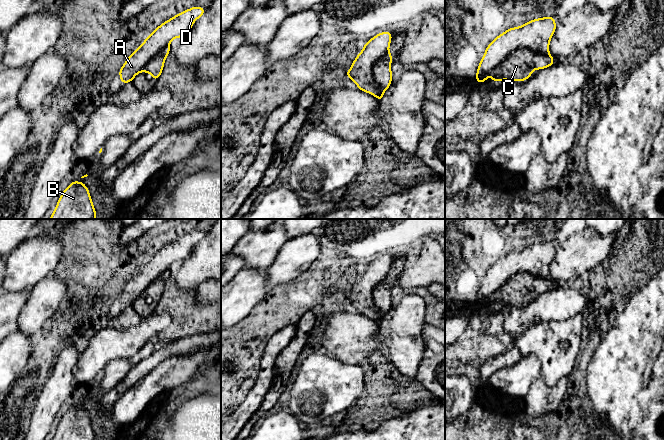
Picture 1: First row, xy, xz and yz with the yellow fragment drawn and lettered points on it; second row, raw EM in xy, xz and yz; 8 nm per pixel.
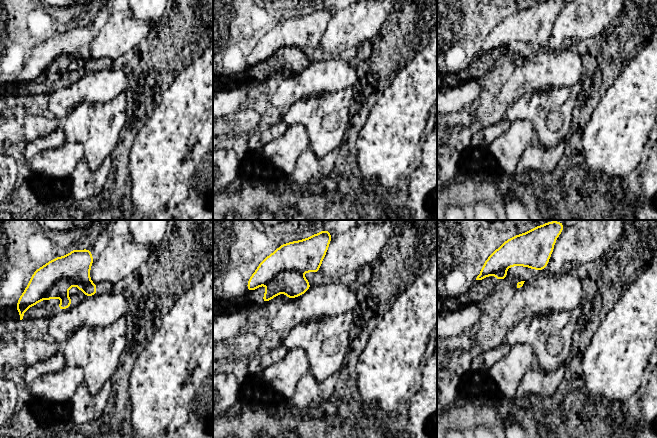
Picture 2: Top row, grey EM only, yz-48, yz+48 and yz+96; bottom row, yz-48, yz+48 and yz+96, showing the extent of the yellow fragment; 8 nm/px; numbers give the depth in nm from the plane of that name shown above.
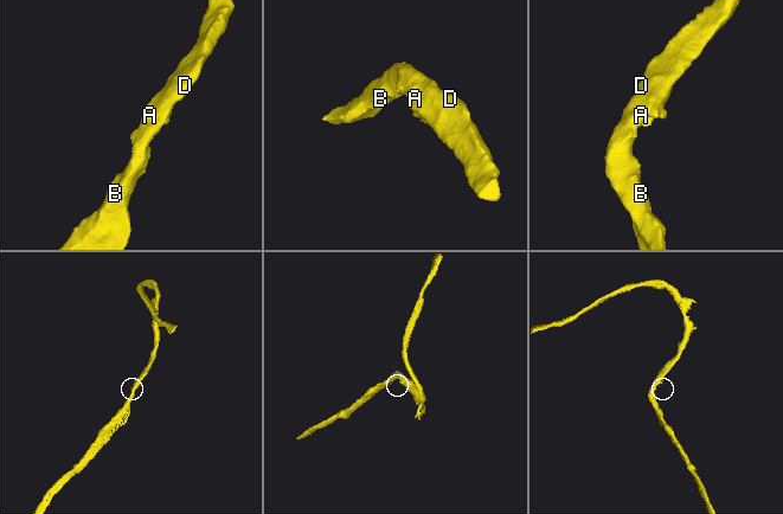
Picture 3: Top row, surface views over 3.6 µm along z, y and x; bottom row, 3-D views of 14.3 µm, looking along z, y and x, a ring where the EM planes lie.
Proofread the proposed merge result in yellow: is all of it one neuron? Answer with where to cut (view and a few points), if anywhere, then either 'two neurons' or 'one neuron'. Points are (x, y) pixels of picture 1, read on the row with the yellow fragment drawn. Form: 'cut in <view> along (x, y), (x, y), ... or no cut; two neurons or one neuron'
cut in yz along (548, 53), (541, 54), (526, 48), (516, 48), (491, 71); two neurons

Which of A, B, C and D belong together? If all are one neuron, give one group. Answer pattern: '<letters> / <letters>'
A B D / C

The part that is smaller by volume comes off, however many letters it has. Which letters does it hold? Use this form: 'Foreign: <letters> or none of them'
Foreign: C

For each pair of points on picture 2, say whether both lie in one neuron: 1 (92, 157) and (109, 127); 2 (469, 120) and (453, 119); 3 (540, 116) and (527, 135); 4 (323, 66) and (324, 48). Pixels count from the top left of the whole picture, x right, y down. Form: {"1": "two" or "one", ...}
{"1": "one", "2": "one", "3": "two", "4": "two"}

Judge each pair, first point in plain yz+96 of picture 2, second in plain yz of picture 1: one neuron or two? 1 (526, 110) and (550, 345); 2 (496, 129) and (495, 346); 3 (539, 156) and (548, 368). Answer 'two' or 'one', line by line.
1: one
2: two
3: two

